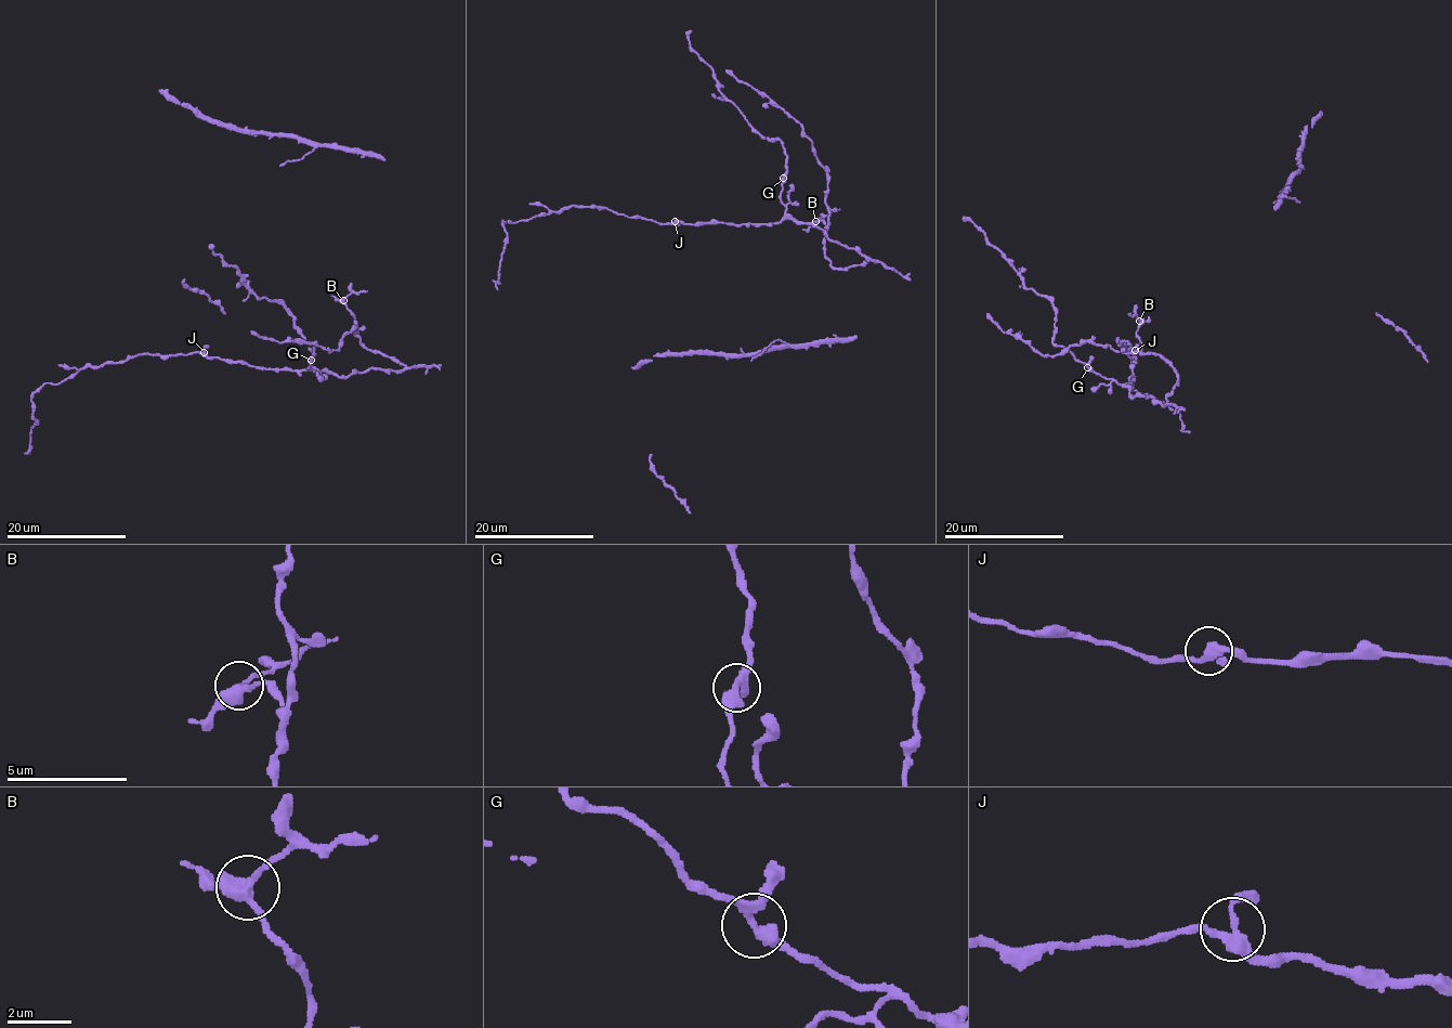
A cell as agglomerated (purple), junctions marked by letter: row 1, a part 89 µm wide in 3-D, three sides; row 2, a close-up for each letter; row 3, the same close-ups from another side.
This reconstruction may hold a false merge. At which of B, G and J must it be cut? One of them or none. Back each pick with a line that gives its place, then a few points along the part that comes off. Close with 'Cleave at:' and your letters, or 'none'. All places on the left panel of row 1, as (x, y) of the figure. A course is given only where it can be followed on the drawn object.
B: place (343, 300); course (343, 300), (353, 293), (367, 291)
Cleave at: B

